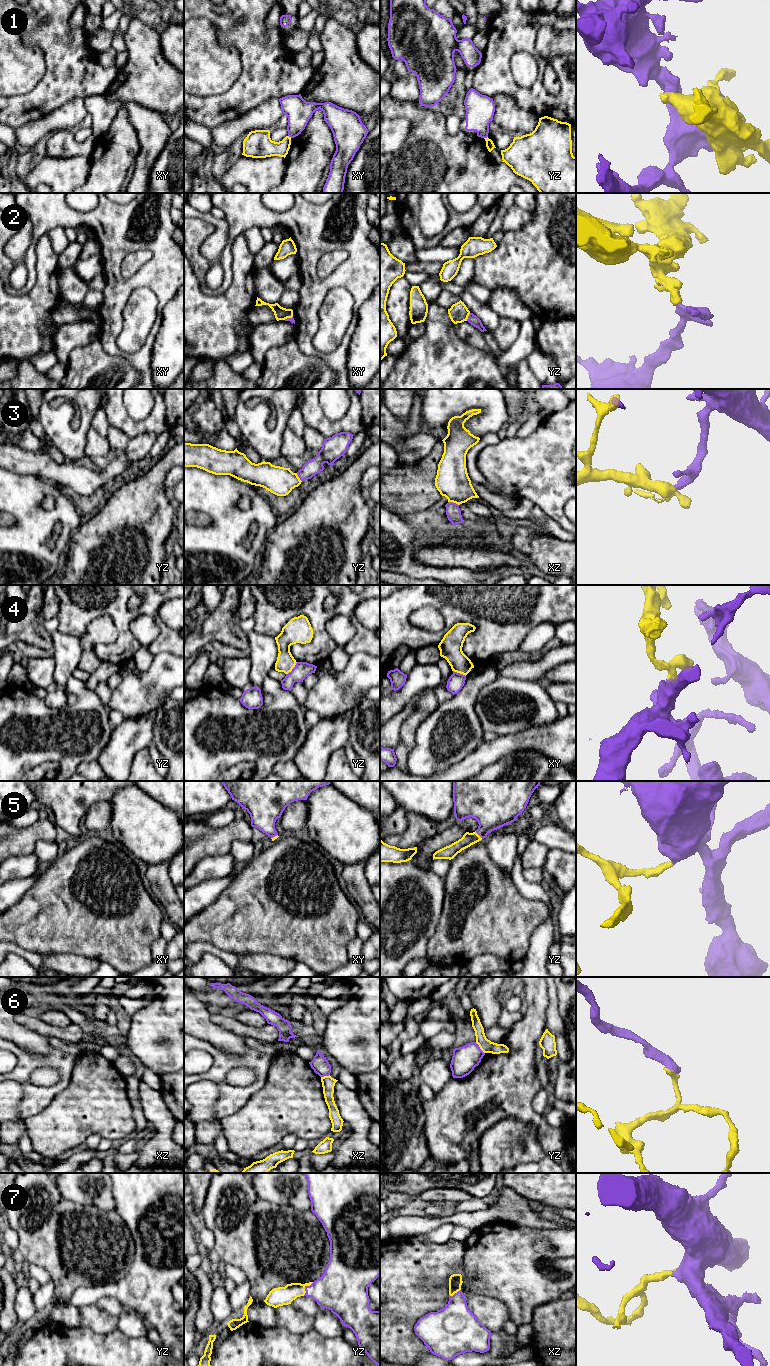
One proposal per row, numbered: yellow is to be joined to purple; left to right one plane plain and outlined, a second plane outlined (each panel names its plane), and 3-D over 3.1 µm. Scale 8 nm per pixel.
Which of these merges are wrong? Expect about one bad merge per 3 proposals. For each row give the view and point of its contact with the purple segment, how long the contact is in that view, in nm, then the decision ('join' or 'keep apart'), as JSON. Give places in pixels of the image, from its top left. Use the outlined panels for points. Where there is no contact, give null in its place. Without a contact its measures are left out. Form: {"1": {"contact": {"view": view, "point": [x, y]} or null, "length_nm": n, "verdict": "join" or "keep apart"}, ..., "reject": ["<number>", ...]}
{"1": {"contact": {"view": "yz", "point": [485, 137]}, "length_nm": 40, "verdict": "keep apart"}, "2": {"contact": {"view": "yz", "point": [468, 317]}, "length_nm": 70, "verdict": "keep apart"}, "3": {"contact": {"view": "xz", "point": [452, 502]}, "length_nm": 90, "verdict": "join"}, "4": {"contact": {"view": "yz", "point": [292, 669]}, "length_nm": 140, "verdict": "keep apart"}, "5": {"contact": {"view": "yz", "point": [479, 835]}, "length_nm": 90, "verdict": "join"}, "6": {"contact": {"view": "yz", "point": [479, 1048]}, "length_nm": 120, "verdict": "keep apart"}, "7": {"contact": {"view": "yz", "point": [305, 1287]}, "length_nm": 140, "verdict": "join"}, "reject": ["1", "2", "4", "6"]}

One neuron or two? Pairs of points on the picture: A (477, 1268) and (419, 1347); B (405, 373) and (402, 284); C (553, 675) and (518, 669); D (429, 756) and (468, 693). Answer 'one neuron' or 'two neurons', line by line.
A: two neurons
B: two neurons
C: two neurons
D: one neuron

